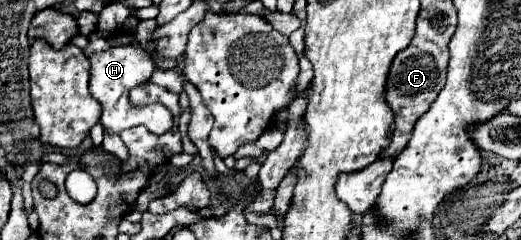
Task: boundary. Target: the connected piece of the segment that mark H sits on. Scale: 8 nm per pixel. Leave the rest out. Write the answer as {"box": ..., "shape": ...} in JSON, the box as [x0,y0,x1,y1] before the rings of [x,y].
{"box":[84,30,172,134],"shape":[[[118,30],[110,36],[96,36],[90,34],[90,46],[84,54],[90,58],[90,92],[102,104],[102,118],[106,134],[120,134],[126,128],[144,124],[154,134],[164,134],[172,128],[172,114],[162,104],[150,104],[142,108],[134,108],[128,100],[128,92],[146,82],[154,72],[154,64],[150,62],[148,54],[142,48],[128,48],[134,42],[134,34],[126,30]]]}

